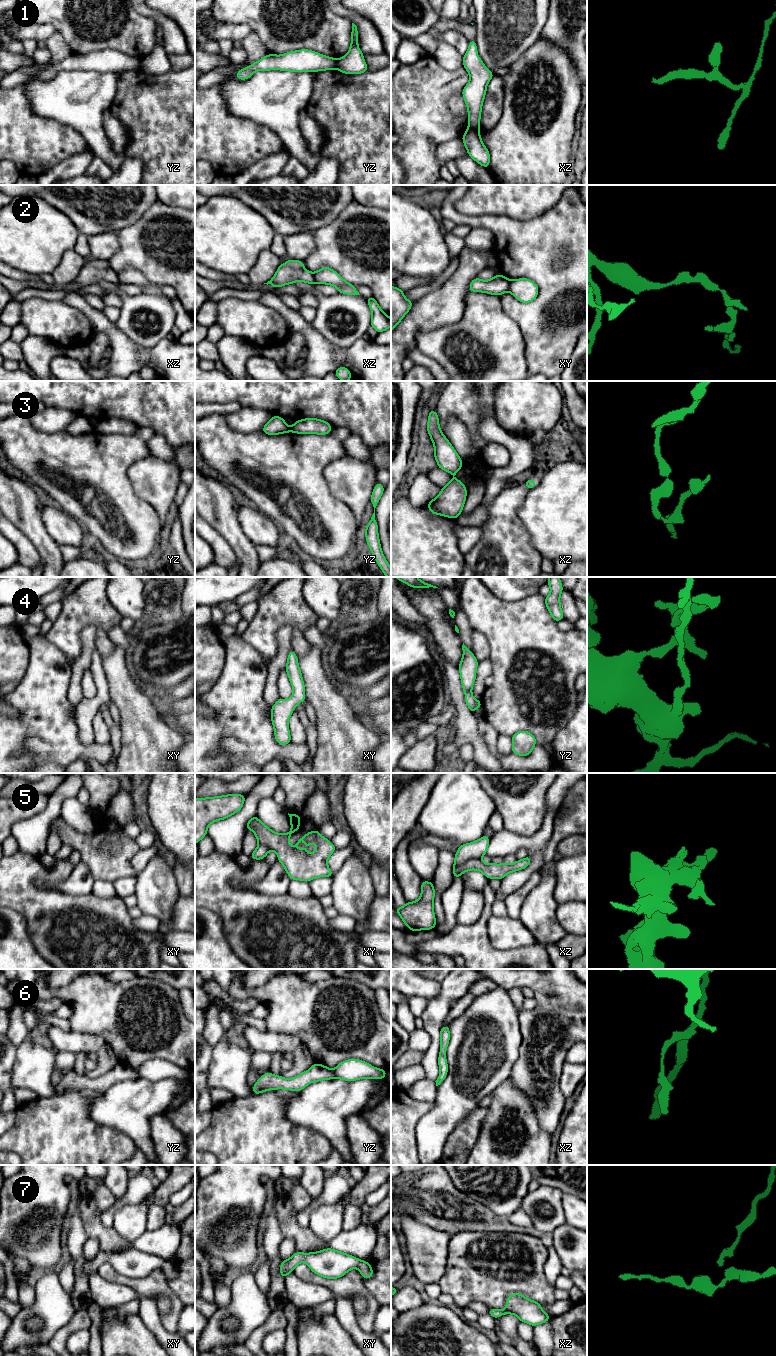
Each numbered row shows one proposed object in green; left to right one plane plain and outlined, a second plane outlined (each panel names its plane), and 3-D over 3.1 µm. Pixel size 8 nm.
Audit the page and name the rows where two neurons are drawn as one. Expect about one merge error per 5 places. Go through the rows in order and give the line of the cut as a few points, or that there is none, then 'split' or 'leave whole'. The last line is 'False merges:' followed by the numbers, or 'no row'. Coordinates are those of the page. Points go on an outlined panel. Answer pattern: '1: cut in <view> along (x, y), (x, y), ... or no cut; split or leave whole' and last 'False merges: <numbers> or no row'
1: cut in xz along (468, 127), (477, 131); split
2: cut in xy along (511, 281), (508, 290); split
3: cut in yz along (290, 428), (291, 431); split
4: no cut; leave whole
5: cut in xz along (479, 857), (473, 857), (459, 864), (456, 867), (458, 876); split
6: no cut; leave whole
7: no cut; leave whole
False merges: 1, 2, 3, 5

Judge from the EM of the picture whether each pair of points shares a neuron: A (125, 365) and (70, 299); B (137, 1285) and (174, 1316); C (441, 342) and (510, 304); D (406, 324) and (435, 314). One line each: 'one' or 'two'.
A: one
B: one
C: two
D: one

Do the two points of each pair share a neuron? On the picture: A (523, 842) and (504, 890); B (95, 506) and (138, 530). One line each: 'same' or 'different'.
A: same
B: same

